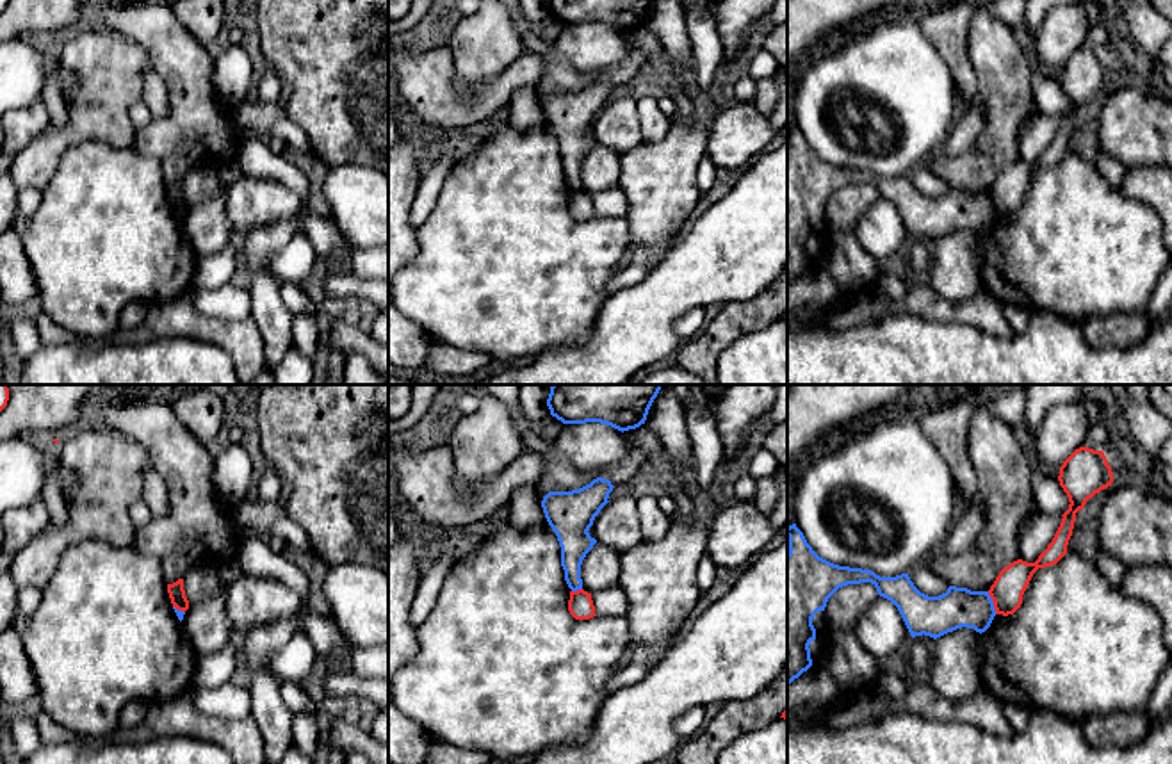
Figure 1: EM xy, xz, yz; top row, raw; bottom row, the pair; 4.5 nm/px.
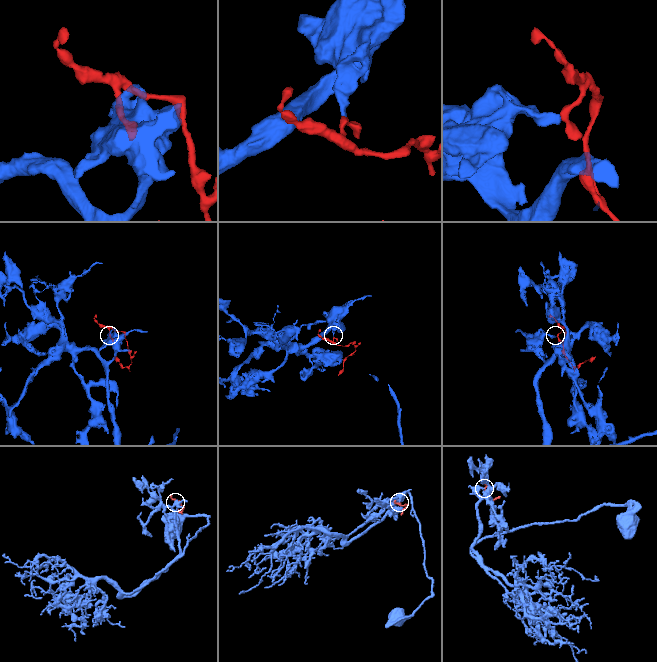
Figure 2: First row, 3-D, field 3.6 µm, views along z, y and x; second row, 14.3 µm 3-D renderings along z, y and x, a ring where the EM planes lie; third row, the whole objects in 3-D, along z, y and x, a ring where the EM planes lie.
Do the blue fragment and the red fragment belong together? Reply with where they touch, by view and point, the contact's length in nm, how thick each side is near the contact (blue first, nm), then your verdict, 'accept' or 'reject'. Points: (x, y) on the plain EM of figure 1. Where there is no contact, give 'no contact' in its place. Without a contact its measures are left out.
yz (992, 203) | 110 nm | 180/150 nm | reject

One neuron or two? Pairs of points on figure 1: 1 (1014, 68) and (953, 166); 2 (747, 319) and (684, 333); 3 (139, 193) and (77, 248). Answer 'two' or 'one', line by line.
1: one
2: two
3: one

